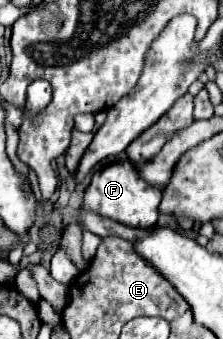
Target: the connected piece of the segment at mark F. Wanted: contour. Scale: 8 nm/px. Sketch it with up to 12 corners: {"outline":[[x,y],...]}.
{"outline":[[130,160],[94,172],[82,208],[152,228],[162,192]]}

